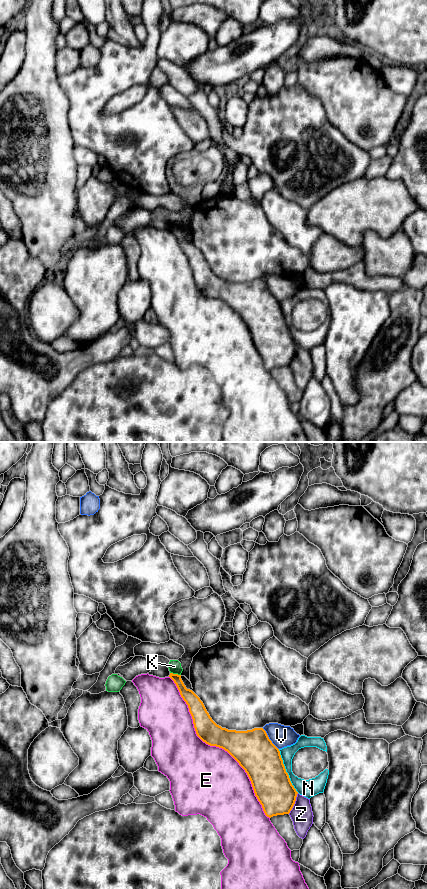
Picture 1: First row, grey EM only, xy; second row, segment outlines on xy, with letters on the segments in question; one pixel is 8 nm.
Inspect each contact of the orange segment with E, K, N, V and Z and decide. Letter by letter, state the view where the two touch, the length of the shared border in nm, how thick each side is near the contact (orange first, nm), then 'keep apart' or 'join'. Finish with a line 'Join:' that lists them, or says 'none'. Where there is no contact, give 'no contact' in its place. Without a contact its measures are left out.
E: meets orange in xy; contact 1400 nm long; 280 nm thick on the orange side, 500 nm on the other; keep apart
K: meets orange in xy; contact 90 nm long; 110 nm thick on the orange side, 100 nm on the other; keep apart
N: meets orange in xy; contact 380 nm long; 320 nm thick on the orange side, 140 nm on the other; keep apart
V: meets orange in xy; contact 220 nm long; 320 nm thick on the orange side, 180 nm on the other; keep apart
Z: meets orange in xy; contact 190 nm long; 300 nm thick on the orange side, 180 nm on the other; keep apart
Join: none

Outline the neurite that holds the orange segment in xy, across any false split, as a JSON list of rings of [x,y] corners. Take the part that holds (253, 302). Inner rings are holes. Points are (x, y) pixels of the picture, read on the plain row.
[[[170,225],[193,271],[197,288],[206,296],[227,303],[247,325],[255,348],[269,370],[289,366],[298,344],[286,324],[279,301],[263,280],[228,282],[217,277],[203,254],[184,237],[181,227]]]

